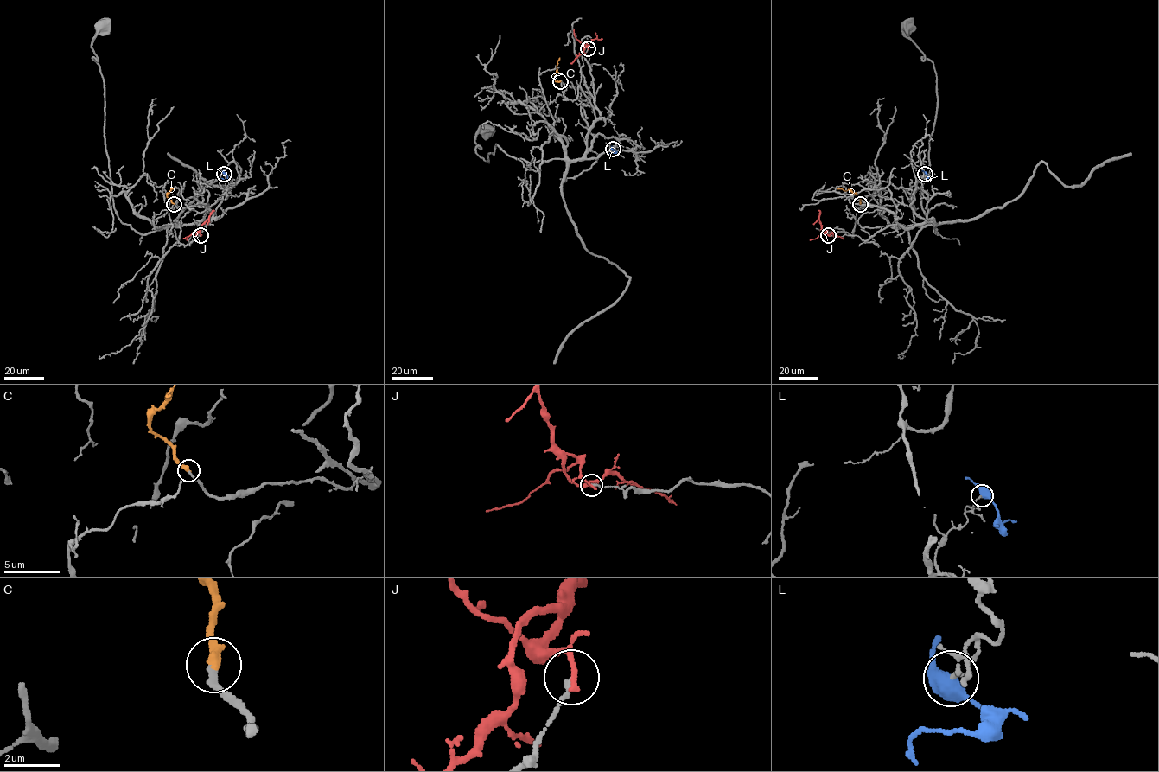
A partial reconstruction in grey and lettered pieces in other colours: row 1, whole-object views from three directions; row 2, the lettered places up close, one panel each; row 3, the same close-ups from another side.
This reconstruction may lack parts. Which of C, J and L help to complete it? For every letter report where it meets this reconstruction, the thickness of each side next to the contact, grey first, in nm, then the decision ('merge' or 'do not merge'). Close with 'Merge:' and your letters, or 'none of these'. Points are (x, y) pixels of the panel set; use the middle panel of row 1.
C: (560, 81) | 240/360 nm | merge
J: (588, 48) | 170/200 nm | do not merge
L: (613, 149) | 140/500 nm | do not merge
Merge: C

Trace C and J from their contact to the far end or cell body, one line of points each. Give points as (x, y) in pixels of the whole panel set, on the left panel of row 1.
C: (174, 204), (167, 196), (173, 188)
J: (200, 235), (199, 230), (196, 235), (194, 233), (182, 239)

